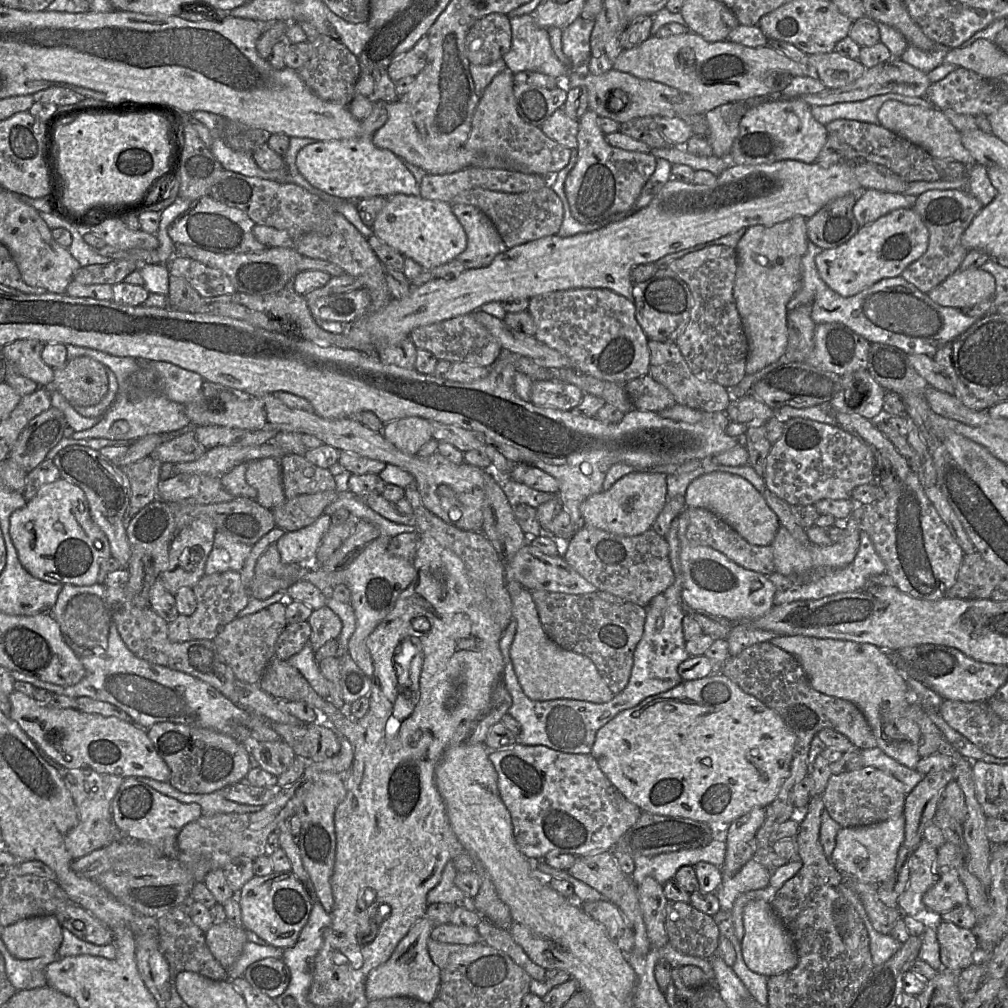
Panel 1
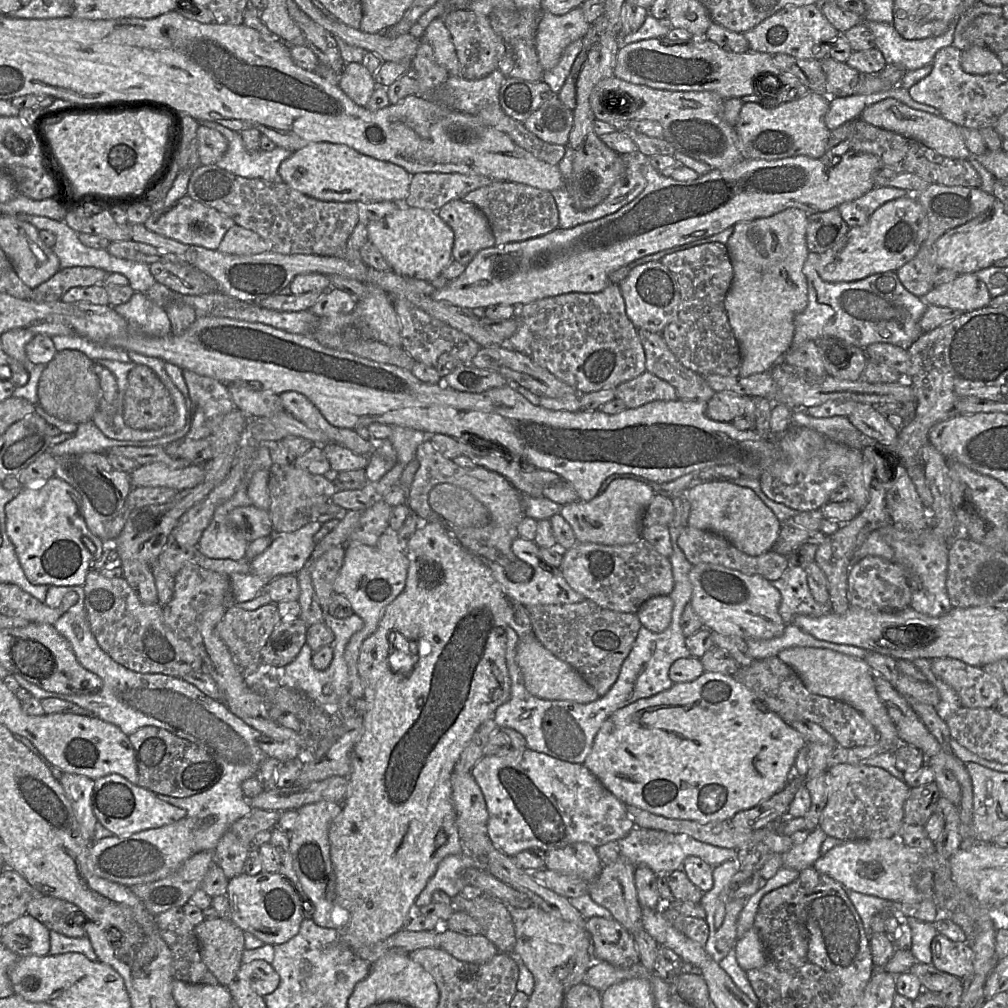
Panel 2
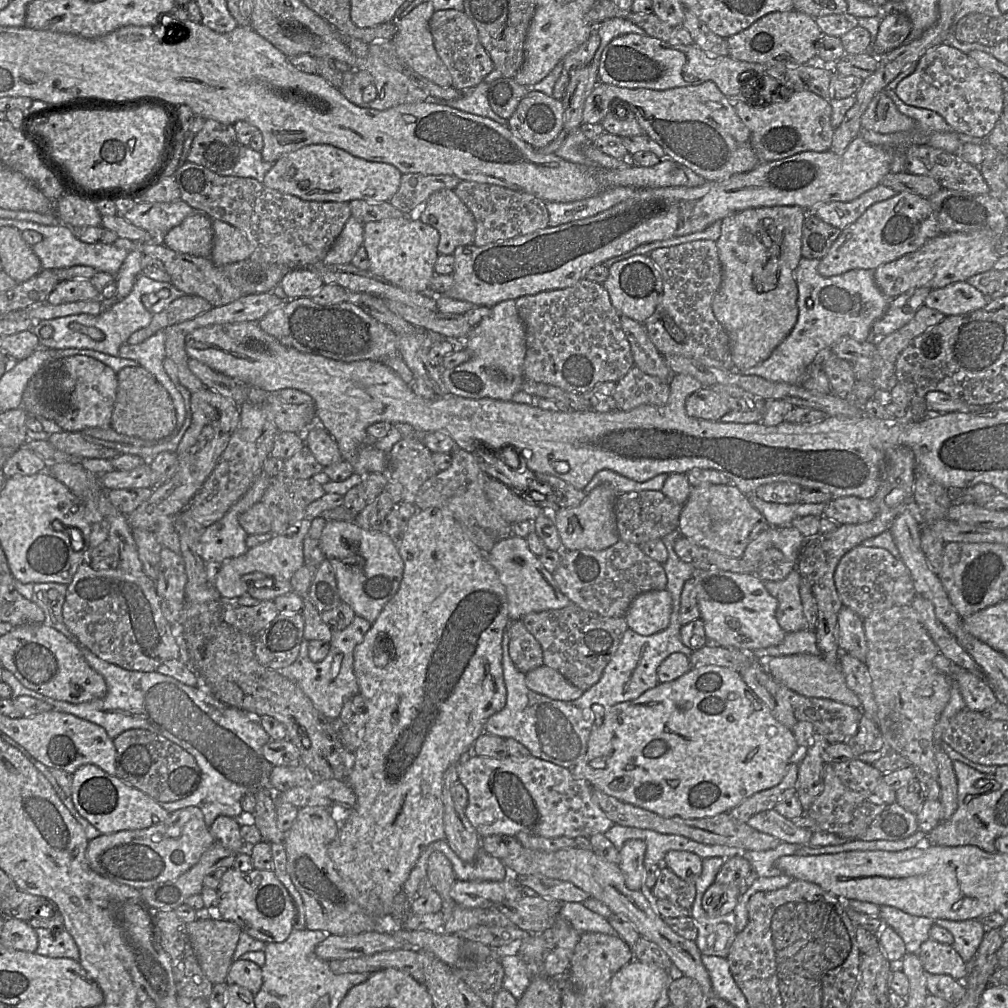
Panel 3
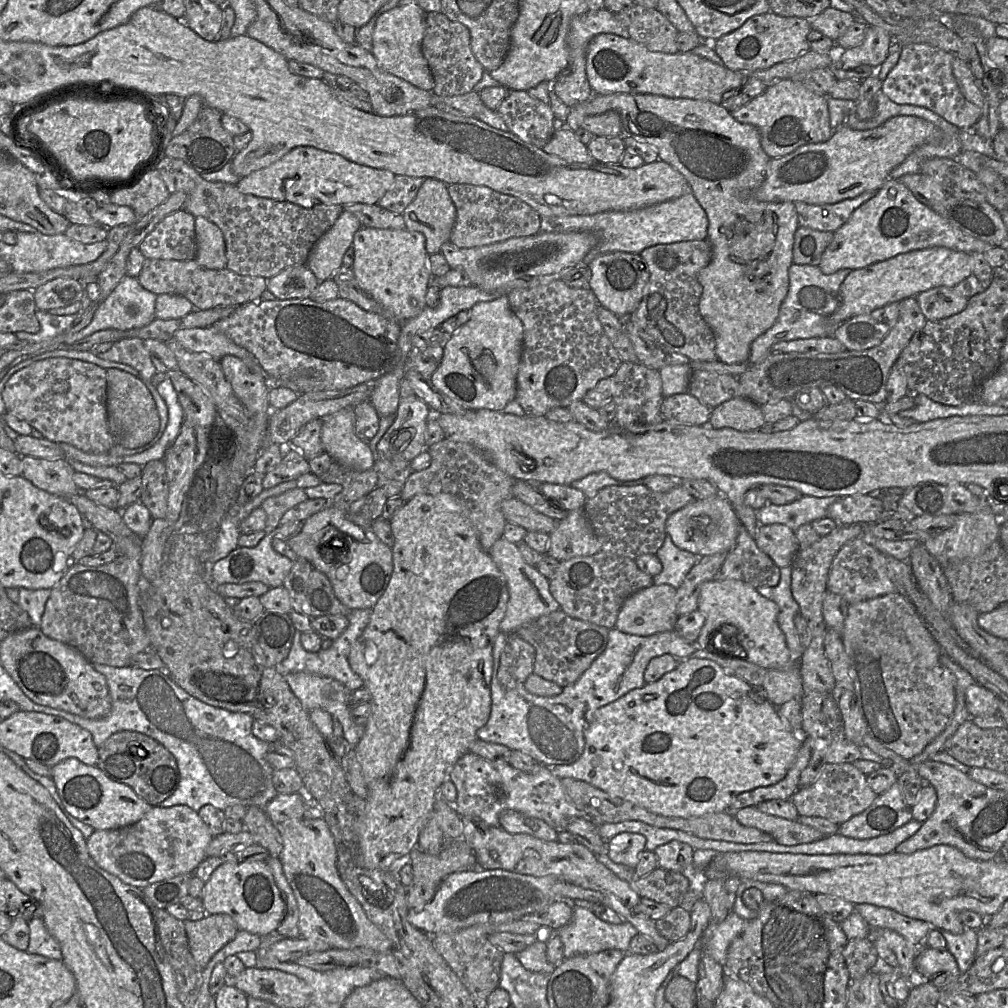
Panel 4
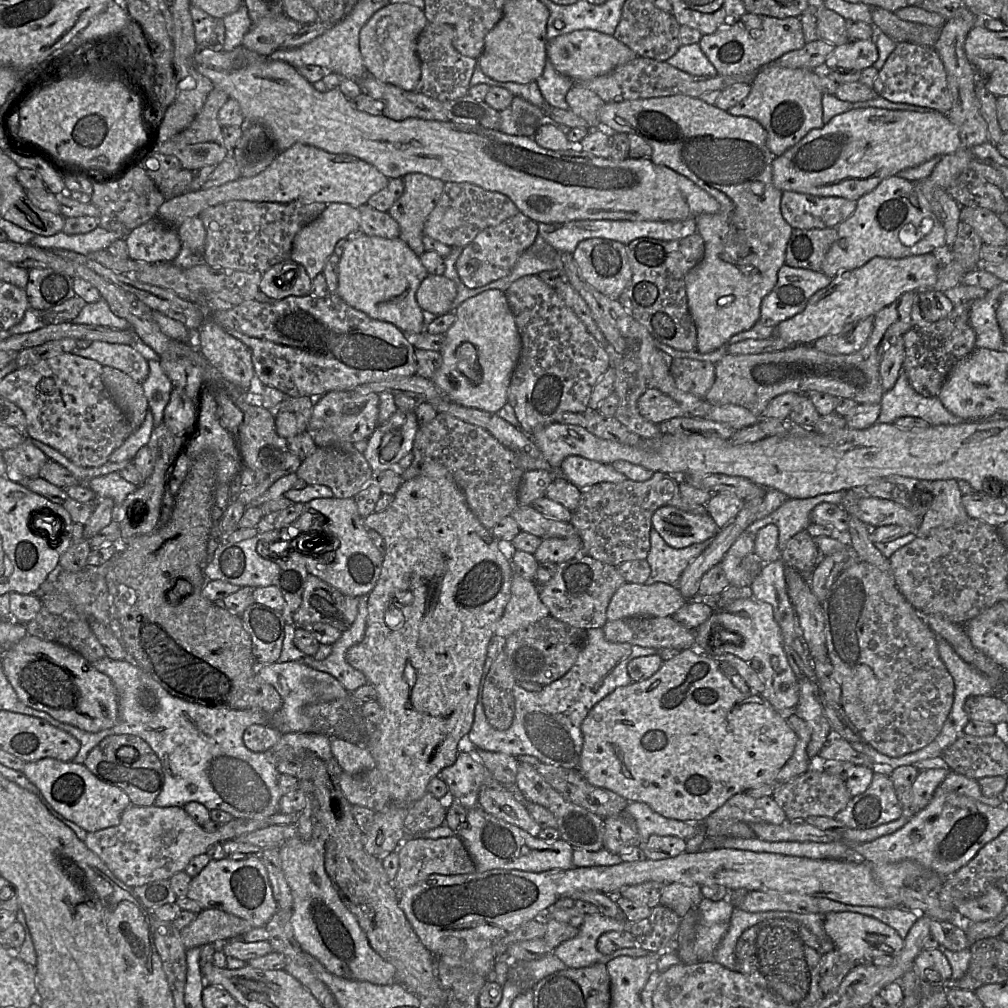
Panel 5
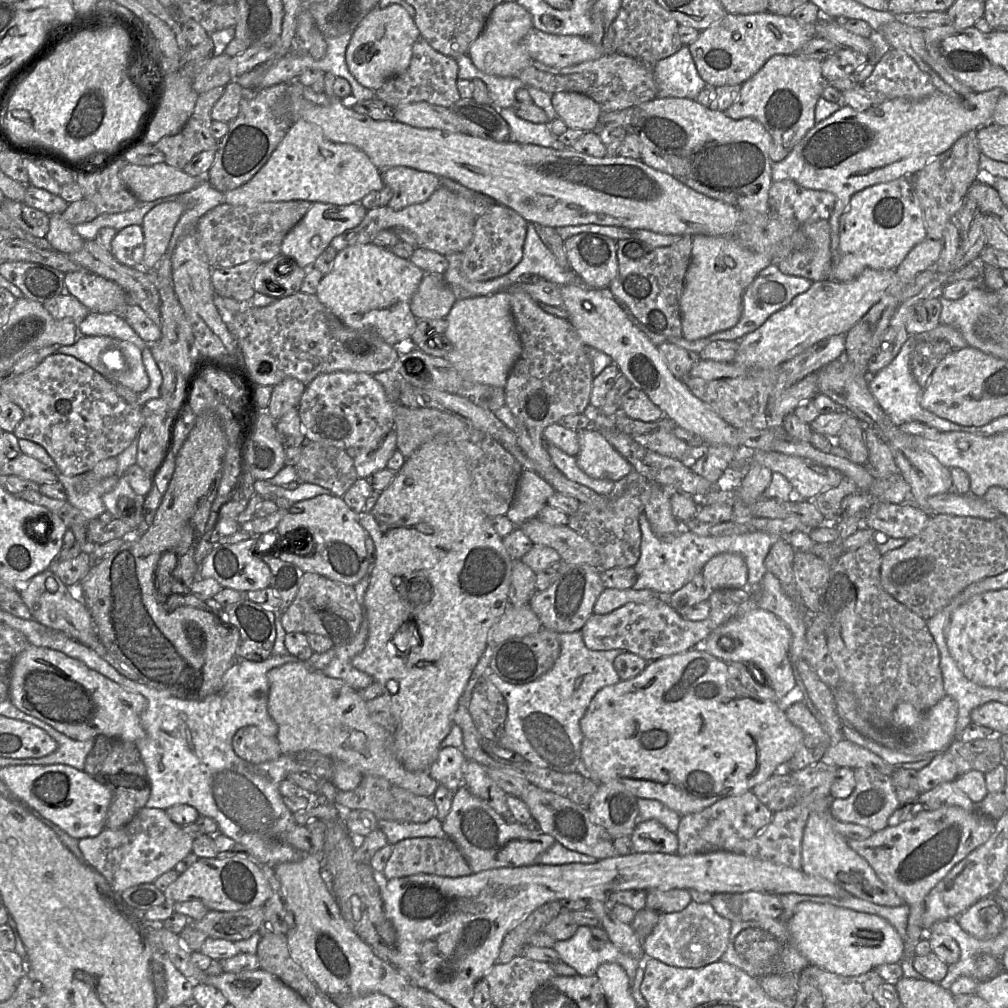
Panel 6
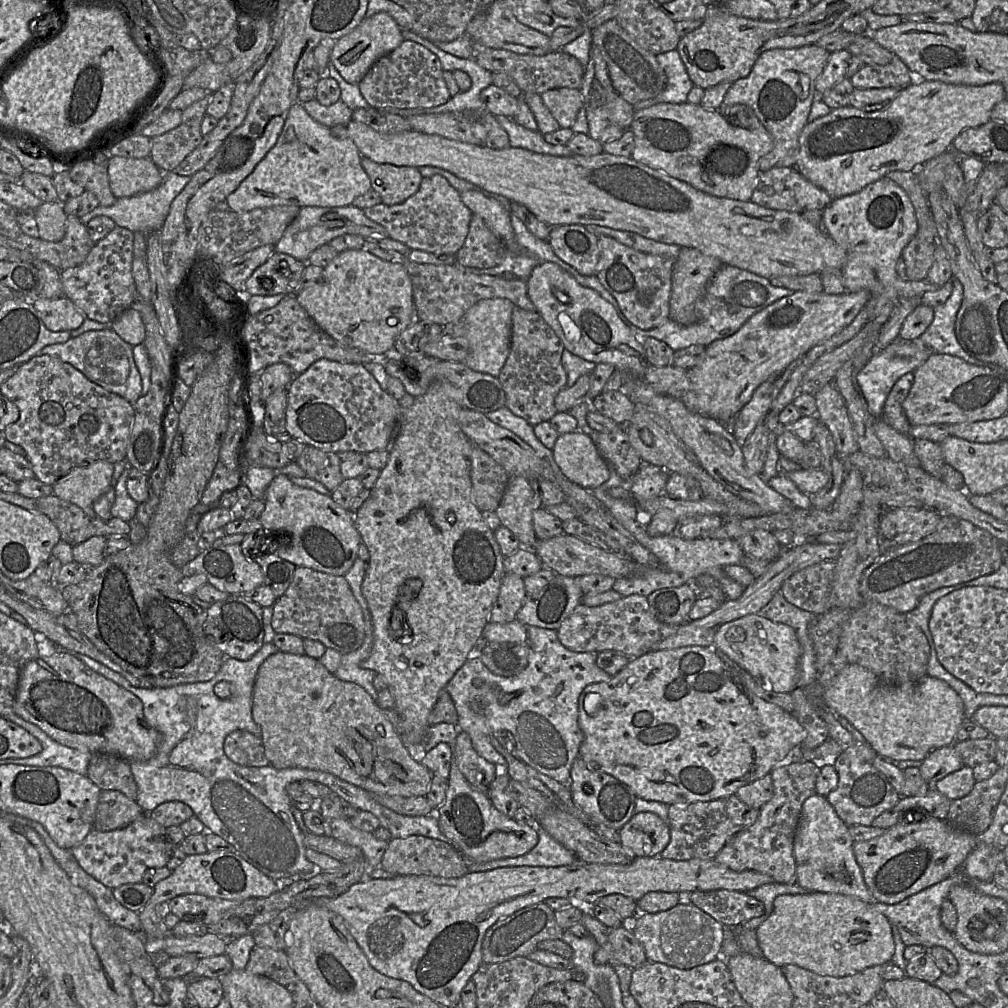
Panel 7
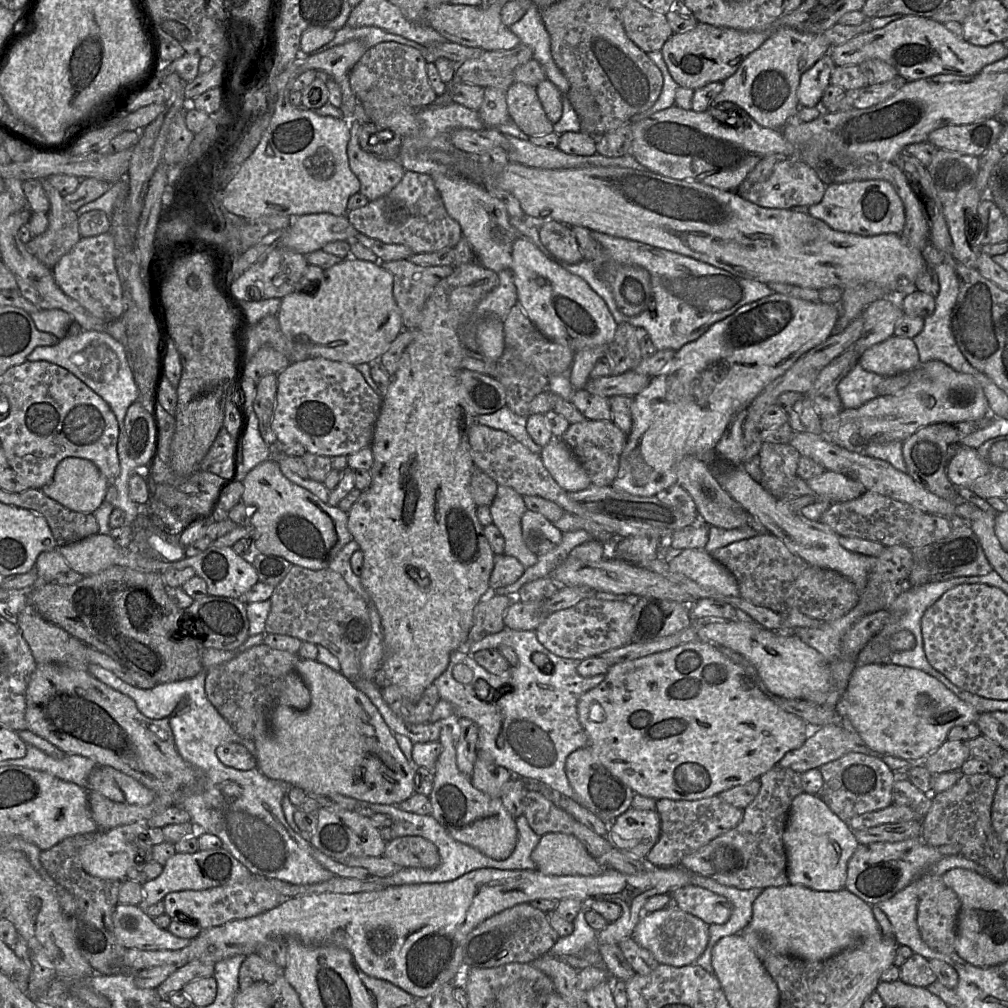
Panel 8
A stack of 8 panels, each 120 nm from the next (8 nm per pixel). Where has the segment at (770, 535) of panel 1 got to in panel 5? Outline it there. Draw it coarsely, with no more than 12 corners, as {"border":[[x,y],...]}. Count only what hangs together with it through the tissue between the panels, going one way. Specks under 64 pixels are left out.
{"border":[[658,508],[651,523],[674,549],[720,531],[708,513]]}

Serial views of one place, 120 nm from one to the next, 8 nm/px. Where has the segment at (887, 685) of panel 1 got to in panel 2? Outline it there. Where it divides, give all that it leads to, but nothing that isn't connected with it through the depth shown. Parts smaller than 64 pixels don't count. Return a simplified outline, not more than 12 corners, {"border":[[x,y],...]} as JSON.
{"border":[[816,647],[777,657],[811,693],[844,701],[902,743],[864,659]]}

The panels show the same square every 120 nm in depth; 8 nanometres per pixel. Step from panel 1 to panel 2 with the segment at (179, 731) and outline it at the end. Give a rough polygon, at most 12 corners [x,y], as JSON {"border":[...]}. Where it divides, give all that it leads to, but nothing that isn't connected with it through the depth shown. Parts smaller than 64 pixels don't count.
{"border":[[146,726],[129,735],[137,785],[185,798],[215,785],[204,748]]}

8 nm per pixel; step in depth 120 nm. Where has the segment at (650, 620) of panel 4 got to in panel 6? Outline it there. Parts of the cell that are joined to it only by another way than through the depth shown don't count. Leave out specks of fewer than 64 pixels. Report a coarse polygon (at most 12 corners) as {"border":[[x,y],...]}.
{"border":[[608,589],[597,598],[593,613],[604,615],[628,603],[645,603],[656,592]]}

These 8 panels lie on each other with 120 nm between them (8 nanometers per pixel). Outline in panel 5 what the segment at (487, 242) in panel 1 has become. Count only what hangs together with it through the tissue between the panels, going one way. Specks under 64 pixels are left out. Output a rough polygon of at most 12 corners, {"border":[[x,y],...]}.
{"border":[[402,177],[404,192],[387,211],[401,240],[420,256],[424,224],[445,182]]}

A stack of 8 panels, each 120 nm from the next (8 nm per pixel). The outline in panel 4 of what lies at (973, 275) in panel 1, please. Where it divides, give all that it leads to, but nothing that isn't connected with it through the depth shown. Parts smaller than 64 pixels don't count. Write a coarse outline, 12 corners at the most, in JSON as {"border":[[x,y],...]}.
{"border":[[946,286],[915,298],[930,321],[960,313],[969,299]]}

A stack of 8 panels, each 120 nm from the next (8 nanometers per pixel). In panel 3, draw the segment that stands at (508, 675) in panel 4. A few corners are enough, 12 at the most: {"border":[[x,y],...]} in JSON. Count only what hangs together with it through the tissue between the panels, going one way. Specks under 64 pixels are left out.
{"border":[[522,619],[509,622],[508,650],[524,674],[543,664]]}

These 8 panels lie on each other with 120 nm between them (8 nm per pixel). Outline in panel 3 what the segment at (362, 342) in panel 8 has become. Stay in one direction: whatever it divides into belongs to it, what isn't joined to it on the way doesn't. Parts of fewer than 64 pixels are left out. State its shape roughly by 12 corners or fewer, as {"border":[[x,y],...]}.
{"border":[[414,217],[364,223],[369,271],[426,293],[439,232]]}

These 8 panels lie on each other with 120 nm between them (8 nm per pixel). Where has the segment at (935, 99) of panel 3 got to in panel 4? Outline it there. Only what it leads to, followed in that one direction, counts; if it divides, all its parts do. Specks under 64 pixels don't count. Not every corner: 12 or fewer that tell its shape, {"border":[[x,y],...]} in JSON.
{"border":[[902,46],[881,91],[925,107],[960,130],[982,109],[953,75],[954,54]]}

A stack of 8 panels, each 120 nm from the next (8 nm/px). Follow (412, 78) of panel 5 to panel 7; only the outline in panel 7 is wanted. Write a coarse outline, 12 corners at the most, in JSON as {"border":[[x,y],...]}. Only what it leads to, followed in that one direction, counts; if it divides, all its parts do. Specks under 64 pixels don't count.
{"border":[[387,12],[336,40],[330,62],[358,84],[405,40]]}

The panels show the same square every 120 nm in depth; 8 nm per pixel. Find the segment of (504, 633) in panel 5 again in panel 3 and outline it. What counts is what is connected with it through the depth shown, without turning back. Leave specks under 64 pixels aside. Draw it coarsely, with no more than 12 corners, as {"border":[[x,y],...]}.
{"border":[[510,535],[488,561],[505,588],[510,621],[571,604],[553,574]]}

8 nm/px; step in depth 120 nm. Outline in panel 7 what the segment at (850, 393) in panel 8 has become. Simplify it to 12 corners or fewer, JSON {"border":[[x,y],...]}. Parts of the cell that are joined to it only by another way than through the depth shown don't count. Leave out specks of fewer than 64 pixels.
{"border":[[919,338],[875,351],[857,375],[870,414],[880,417],[897,380],[934,352]]}

